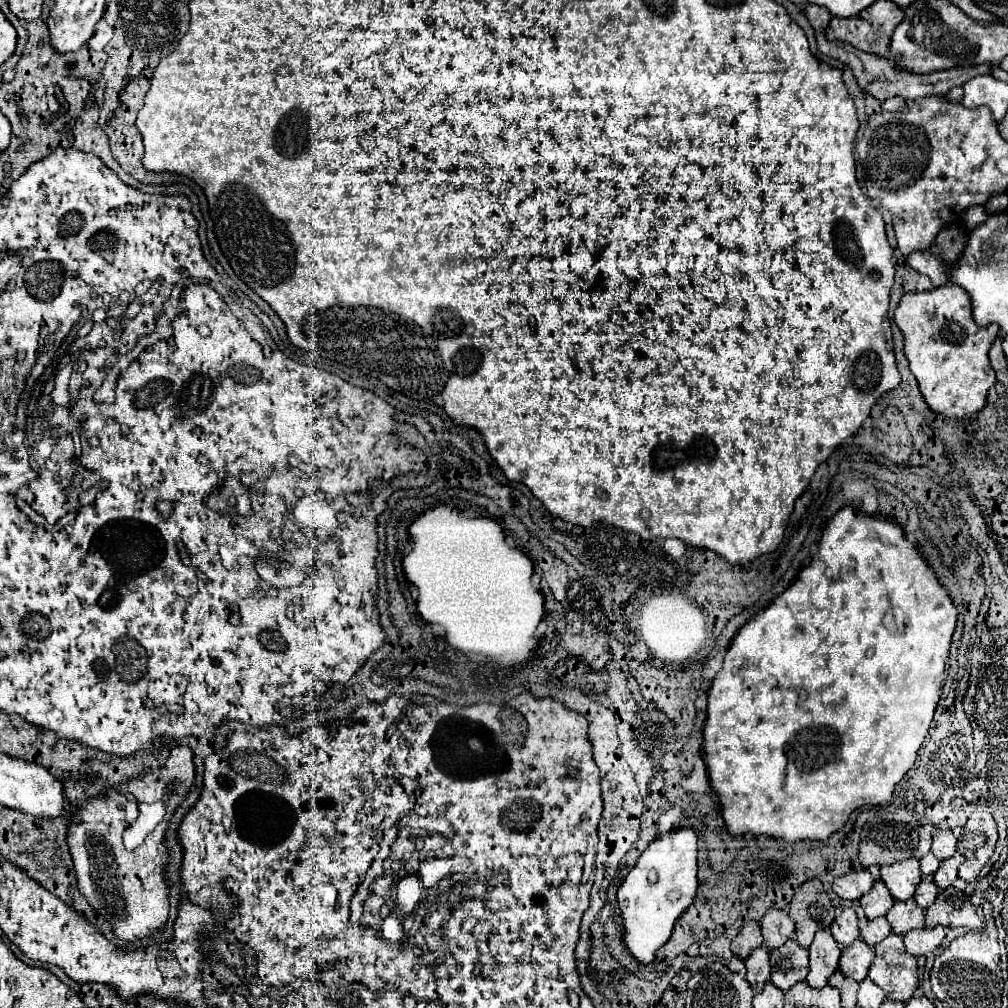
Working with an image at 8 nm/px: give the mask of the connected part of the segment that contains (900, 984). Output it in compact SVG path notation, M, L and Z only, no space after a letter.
M890 933L876 945L876 957L872 961L868 977L886 993L886 999L906 1003L914 995L914 991L918 989L918 963L916 957L910 957L910 953L906 953L900 935Z

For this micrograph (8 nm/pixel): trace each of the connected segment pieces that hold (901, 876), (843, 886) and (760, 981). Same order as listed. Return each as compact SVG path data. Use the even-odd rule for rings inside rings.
M914 857L896 861L892 865L884 865L884 867L880 867L880 873L882 873L880 877L888 885L892 897L900 899L900 901L910 899L918 887L918 881L922 879L920 863Z
M860 869L860 871L852 871L852 873L846 873L846 875L838 877L838 879L834 879L832 891L842 899L856 901L862 895L866 895L872 885L874 885L874 877L870 875L870 871Z
M758 947L758 949L754 949L754 953L750 953L750 957L744 963L746 963L746 979L752 987L752 991L760 993L764 983L770 979L770 971L772 971L768 953L762 947Z

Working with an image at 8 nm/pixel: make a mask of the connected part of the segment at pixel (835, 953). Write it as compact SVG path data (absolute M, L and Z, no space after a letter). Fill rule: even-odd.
M822 929L816 933L808 951L810 951L810 973L806 977L806 983L812 985L814 989L820 989L828 983L828 977L838 969L840 947L834 941L832 933L828 929Z

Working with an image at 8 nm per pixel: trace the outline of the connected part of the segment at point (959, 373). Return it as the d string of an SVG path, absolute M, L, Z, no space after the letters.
M956 285L906 293L894 311L894 321L904 335L904 355L910 371L918 379L920 393L930 409L944 417L978 413L986 403L988 389L996 383L988 351L998 335L998 325L978 327L972 319L970 297Z

